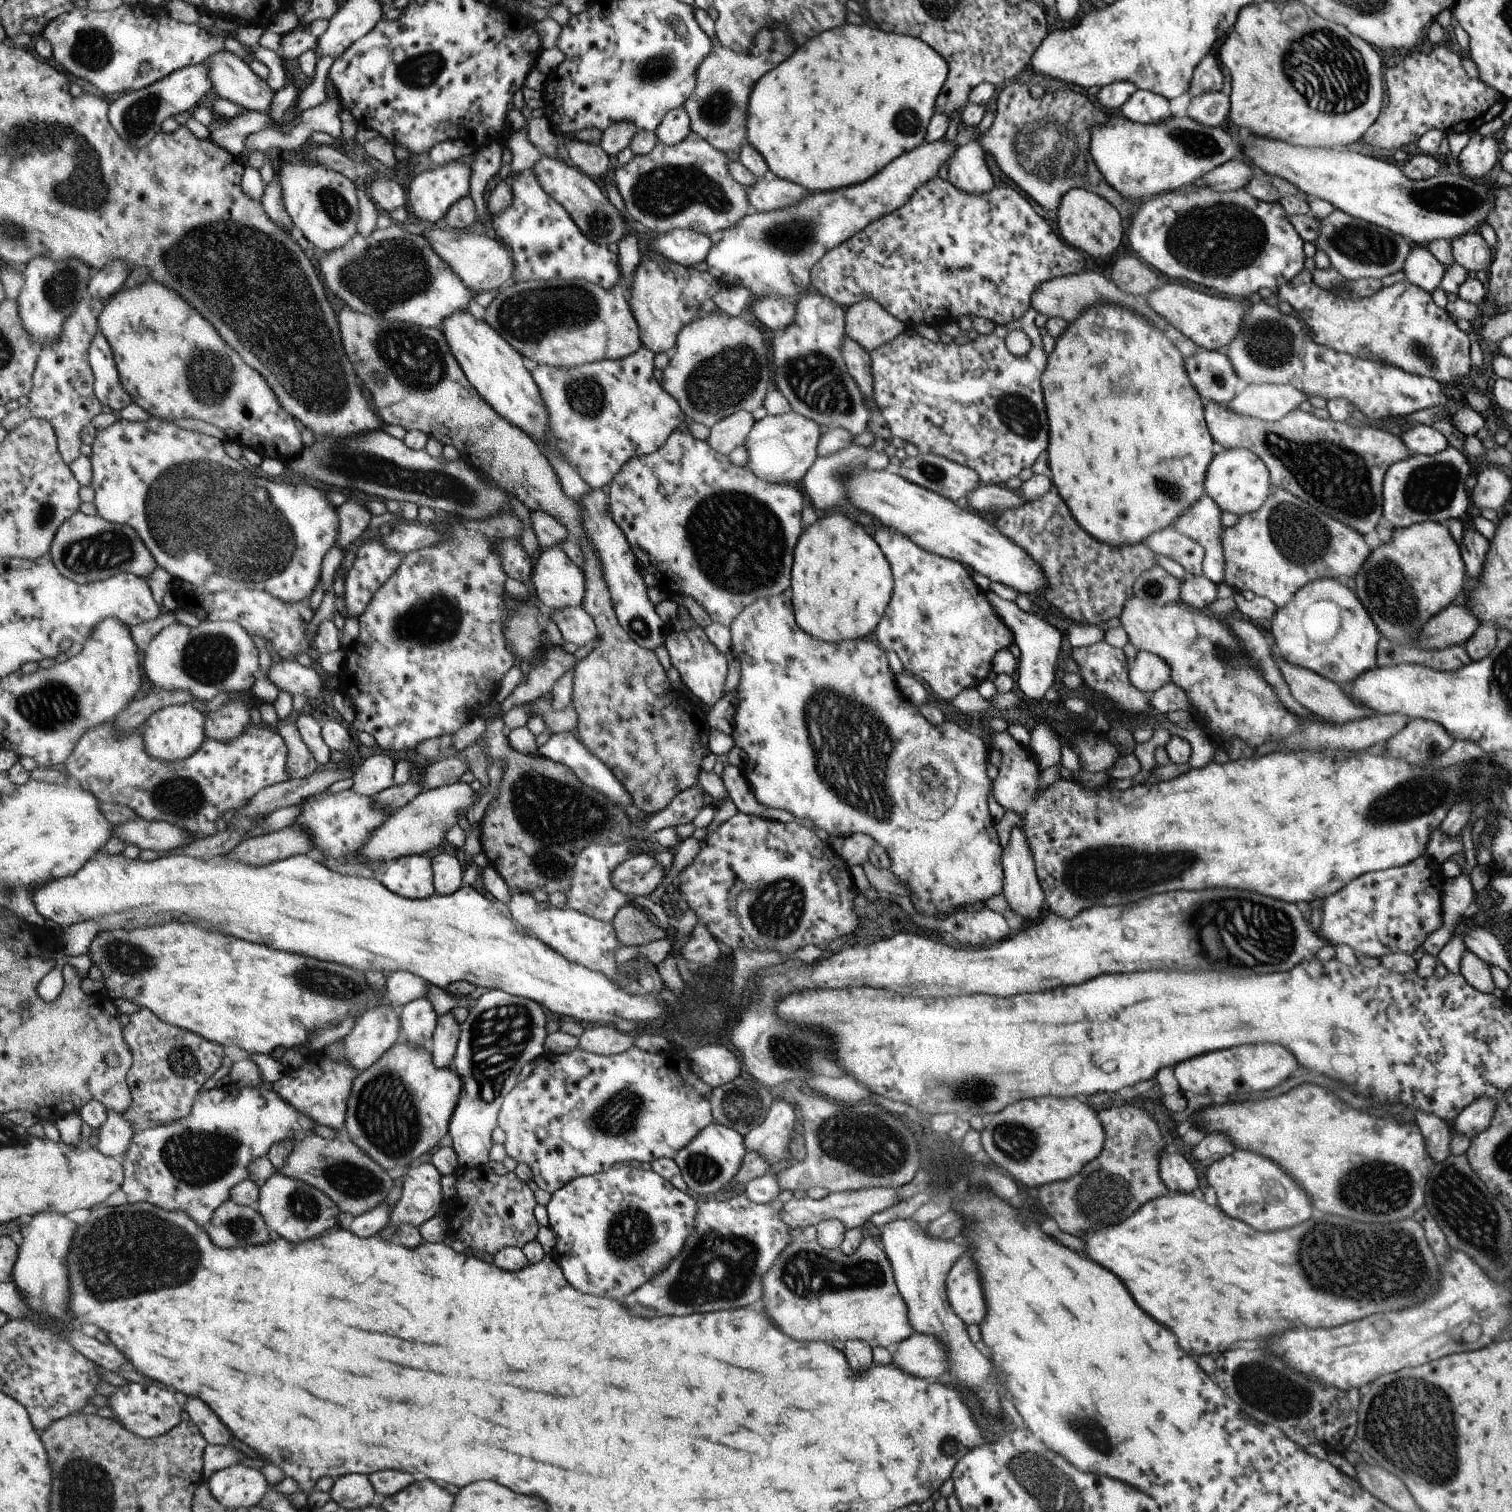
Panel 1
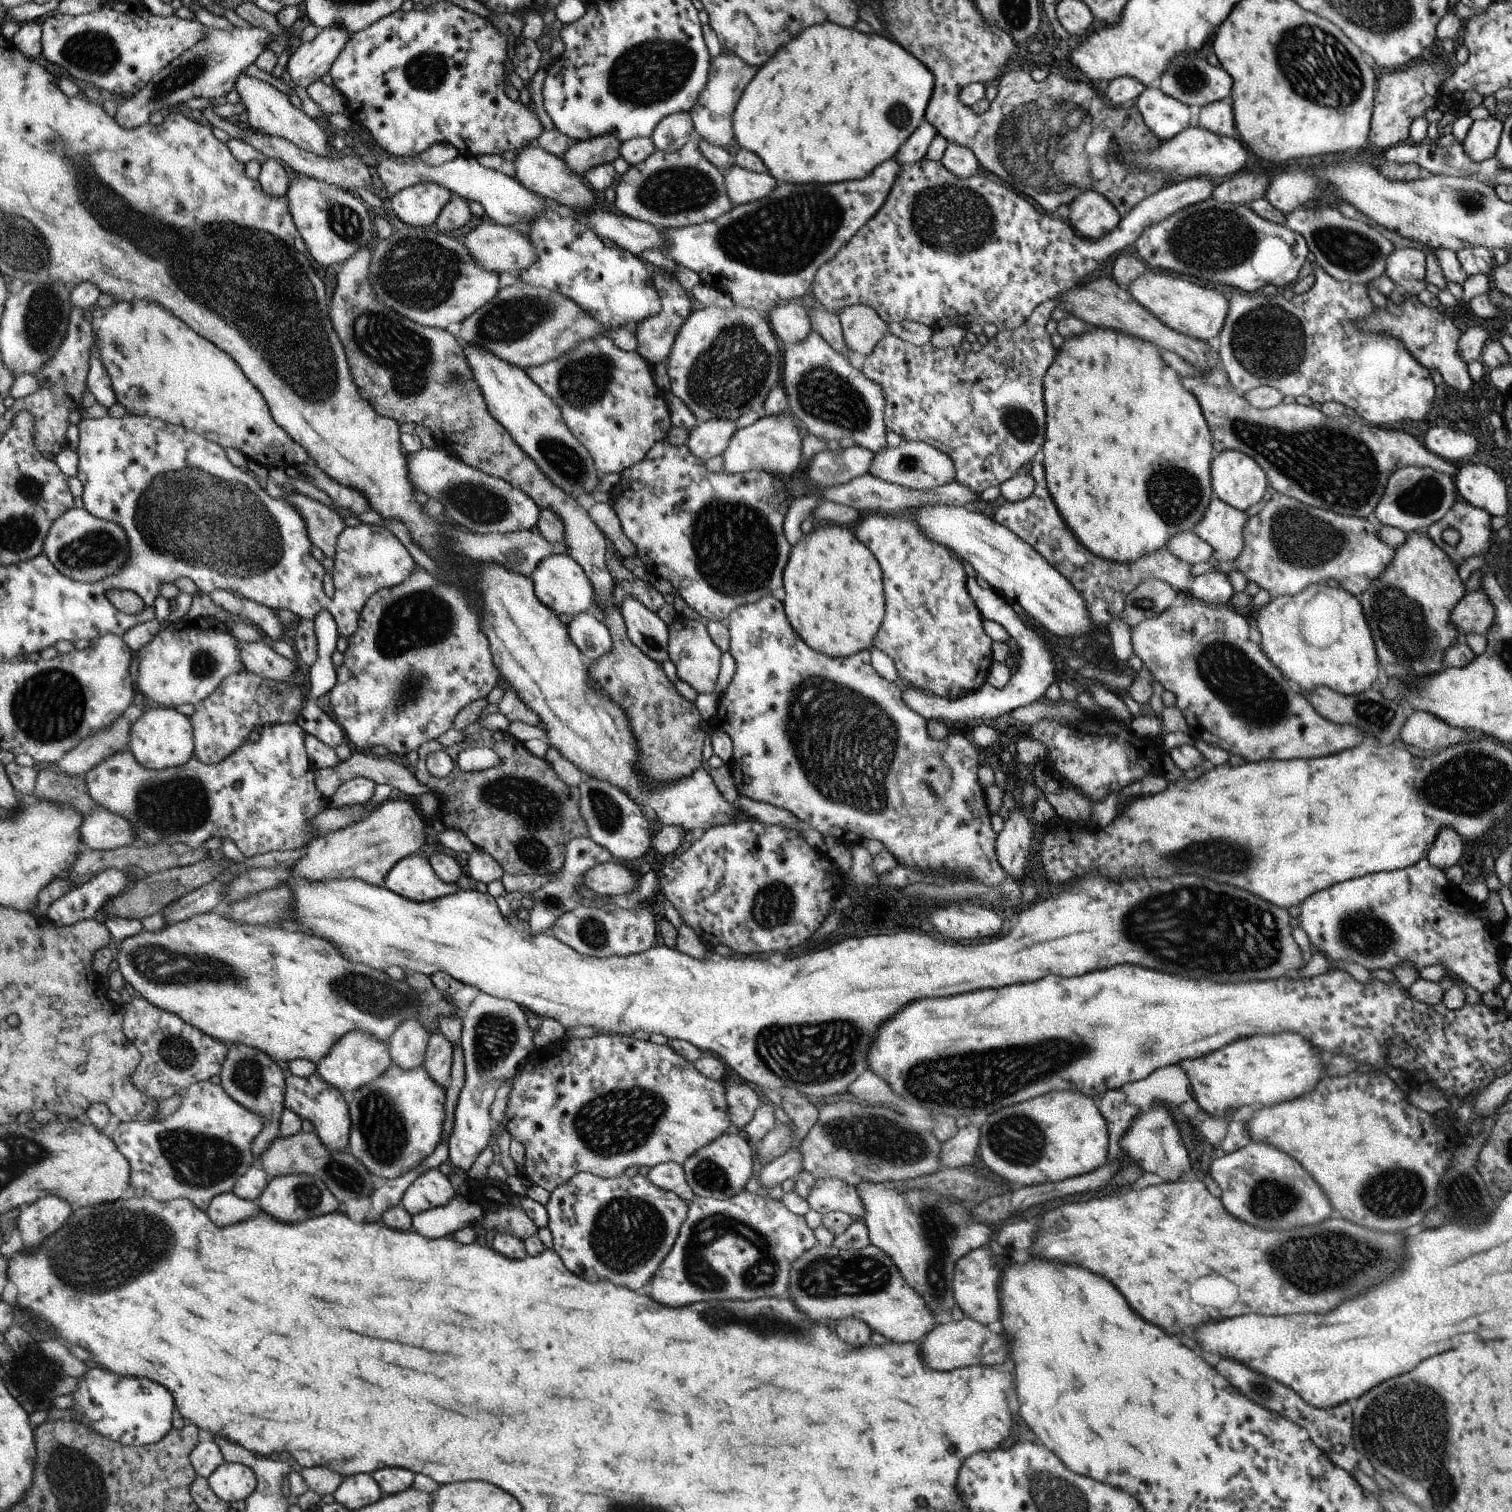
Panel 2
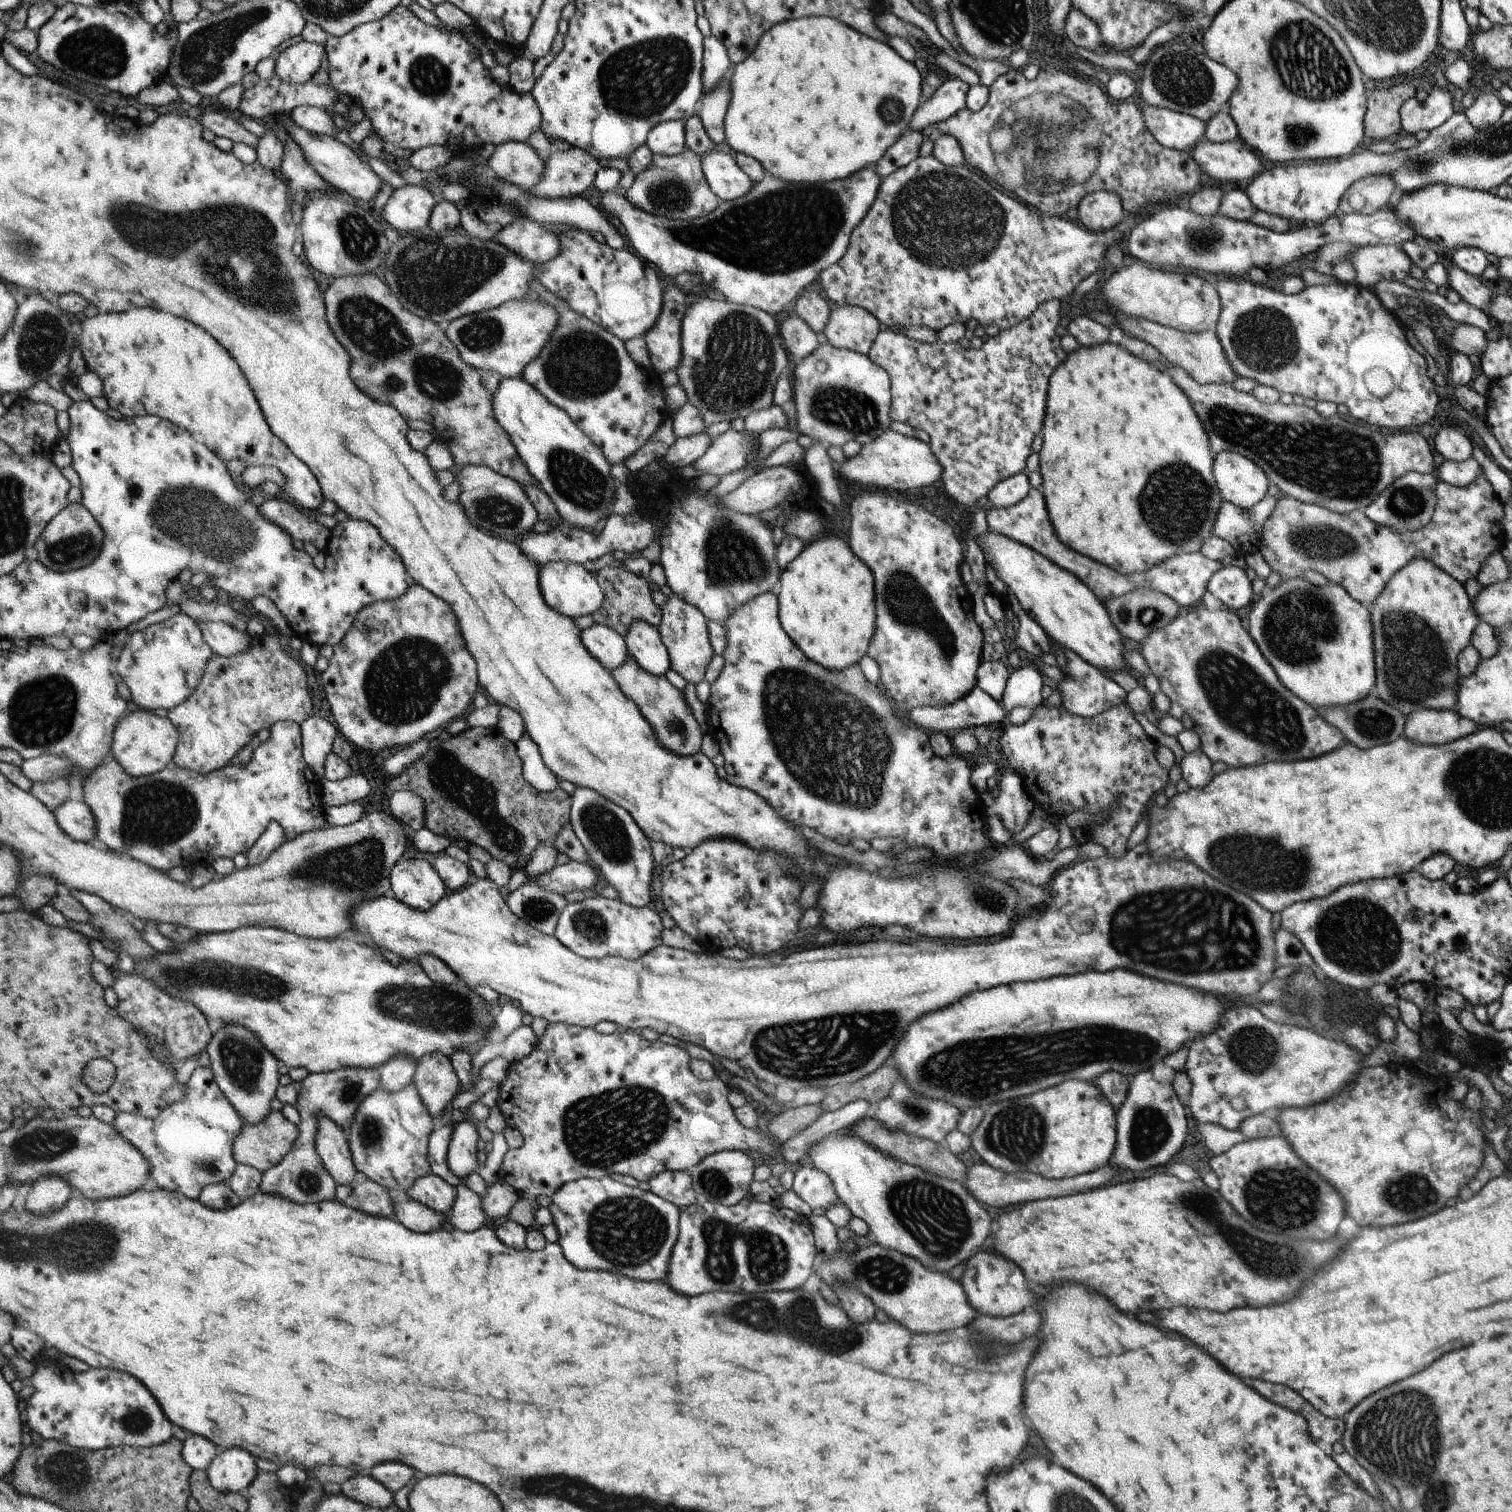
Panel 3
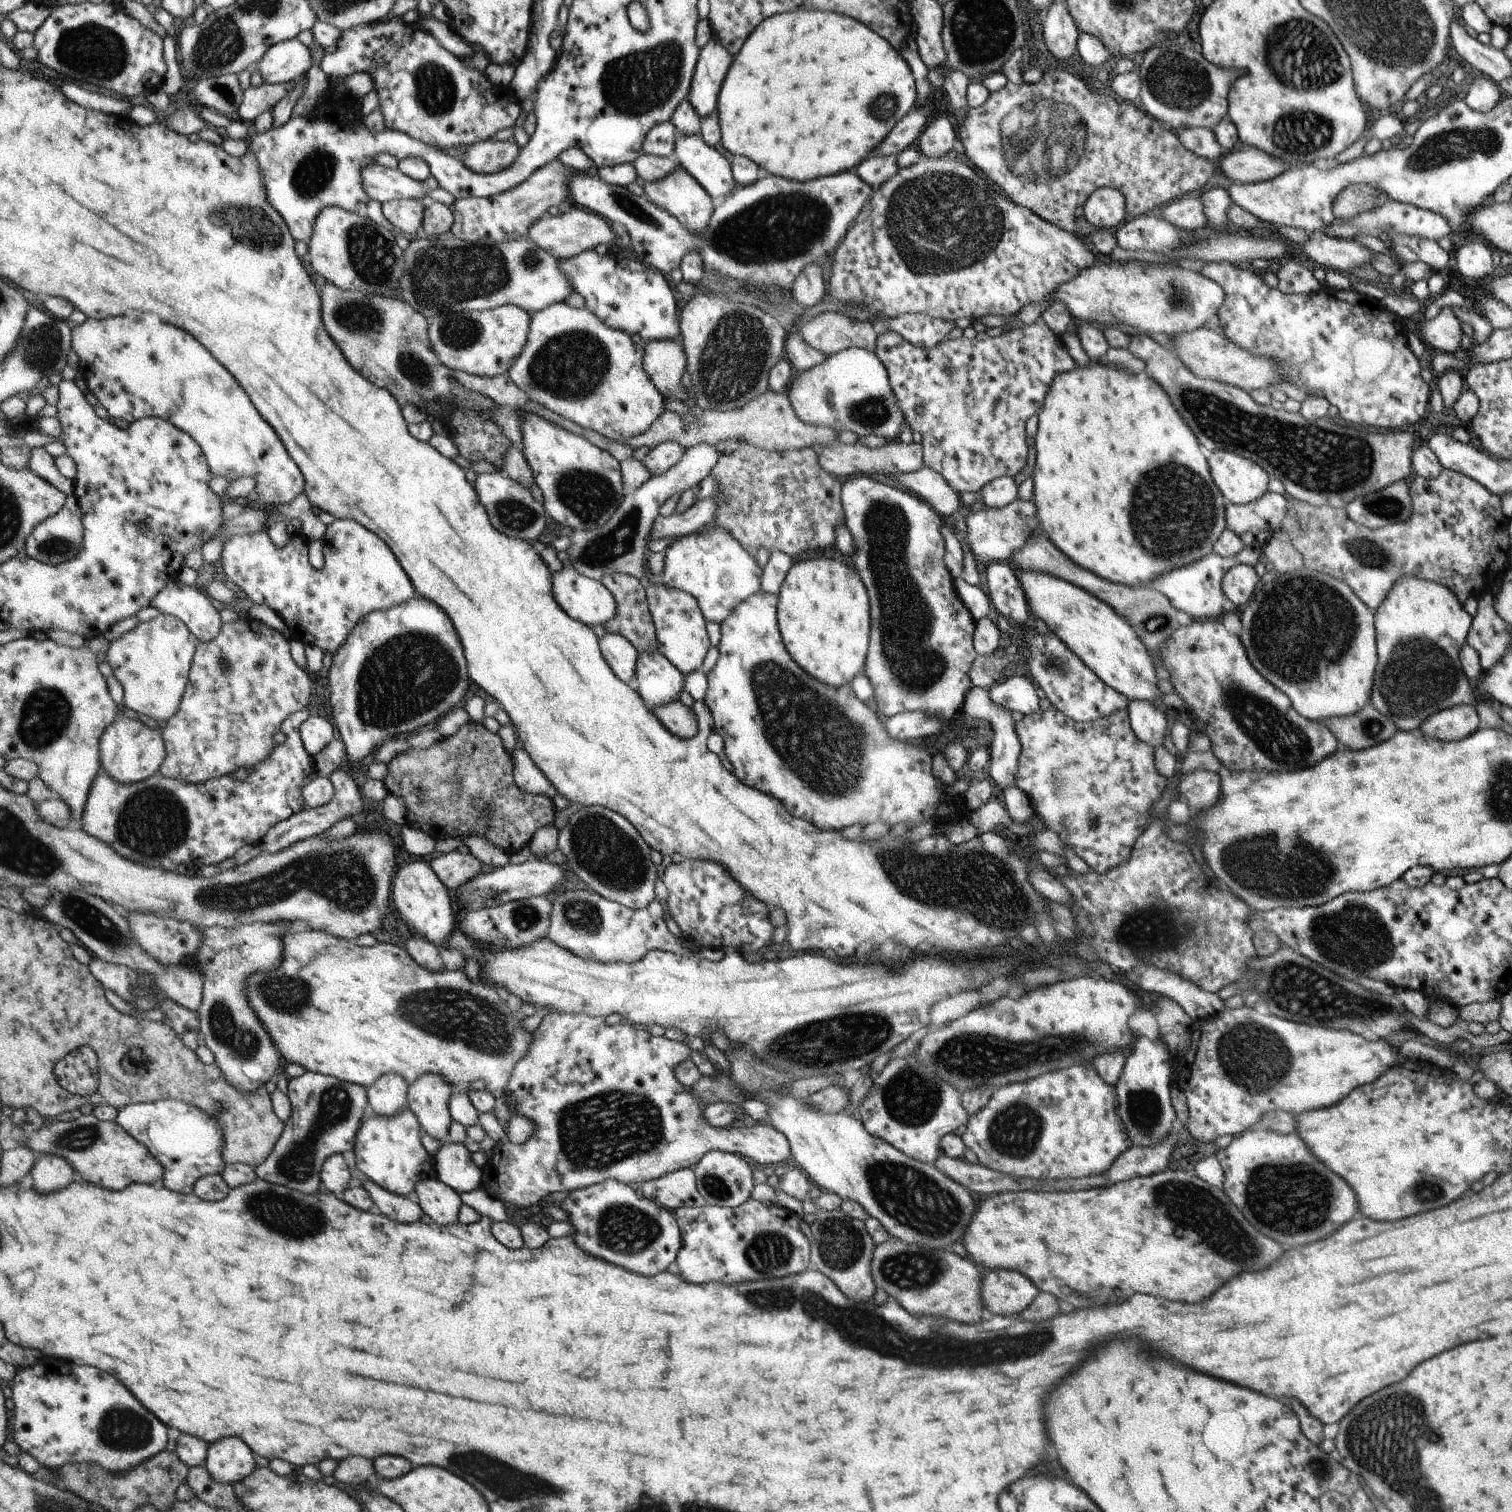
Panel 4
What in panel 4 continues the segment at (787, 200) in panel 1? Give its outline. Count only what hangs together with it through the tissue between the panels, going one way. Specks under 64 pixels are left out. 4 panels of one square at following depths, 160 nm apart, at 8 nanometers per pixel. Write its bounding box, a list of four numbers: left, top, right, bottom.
[672,135,738,198]

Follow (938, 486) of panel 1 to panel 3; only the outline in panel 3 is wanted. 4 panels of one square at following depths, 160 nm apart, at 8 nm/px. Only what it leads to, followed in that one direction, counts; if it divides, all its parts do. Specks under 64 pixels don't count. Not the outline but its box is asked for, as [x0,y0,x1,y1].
[837,431,943,492]

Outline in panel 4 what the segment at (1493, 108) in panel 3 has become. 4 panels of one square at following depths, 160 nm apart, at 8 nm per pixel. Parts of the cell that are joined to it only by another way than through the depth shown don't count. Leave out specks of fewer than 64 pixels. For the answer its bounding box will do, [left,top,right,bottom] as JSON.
[1465,74,1504,113]

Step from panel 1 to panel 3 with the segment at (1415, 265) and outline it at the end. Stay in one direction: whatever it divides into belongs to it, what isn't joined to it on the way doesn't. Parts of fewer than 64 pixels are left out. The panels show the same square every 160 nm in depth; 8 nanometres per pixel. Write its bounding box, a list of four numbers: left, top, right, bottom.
[1351,245,1413,290]

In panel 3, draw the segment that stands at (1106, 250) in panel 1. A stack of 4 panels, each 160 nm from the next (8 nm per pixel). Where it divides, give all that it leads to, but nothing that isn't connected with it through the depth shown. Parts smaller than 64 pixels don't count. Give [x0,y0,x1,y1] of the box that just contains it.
[1077,192,1126,233]

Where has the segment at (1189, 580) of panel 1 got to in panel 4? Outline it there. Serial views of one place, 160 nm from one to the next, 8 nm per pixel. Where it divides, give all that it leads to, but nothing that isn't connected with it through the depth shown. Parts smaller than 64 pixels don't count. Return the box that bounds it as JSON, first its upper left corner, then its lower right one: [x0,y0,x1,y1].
[1221,564,1260,609]

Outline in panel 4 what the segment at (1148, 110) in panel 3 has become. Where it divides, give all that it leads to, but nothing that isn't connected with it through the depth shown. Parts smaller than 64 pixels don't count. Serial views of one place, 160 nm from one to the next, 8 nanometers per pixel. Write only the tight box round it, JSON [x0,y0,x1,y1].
[1176,127,1224,162]

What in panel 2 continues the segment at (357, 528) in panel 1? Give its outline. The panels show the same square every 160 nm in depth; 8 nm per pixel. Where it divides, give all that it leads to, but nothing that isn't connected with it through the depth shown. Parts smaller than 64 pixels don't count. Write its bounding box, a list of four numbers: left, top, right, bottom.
[283,493,347,558]

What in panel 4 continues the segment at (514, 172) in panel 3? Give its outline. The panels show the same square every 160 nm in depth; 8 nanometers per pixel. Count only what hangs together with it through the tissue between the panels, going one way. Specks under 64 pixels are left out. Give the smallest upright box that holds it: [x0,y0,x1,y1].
[463,140,519,174]

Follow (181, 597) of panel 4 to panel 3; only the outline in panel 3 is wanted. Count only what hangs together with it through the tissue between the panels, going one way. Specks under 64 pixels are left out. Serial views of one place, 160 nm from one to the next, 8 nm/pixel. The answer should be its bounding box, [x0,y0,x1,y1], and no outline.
[198,621,254,657]

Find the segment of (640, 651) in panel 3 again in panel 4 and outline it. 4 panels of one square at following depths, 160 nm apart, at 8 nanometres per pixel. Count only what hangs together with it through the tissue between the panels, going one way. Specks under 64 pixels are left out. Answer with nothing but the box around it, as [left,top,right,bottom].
[634,649,684,708]

